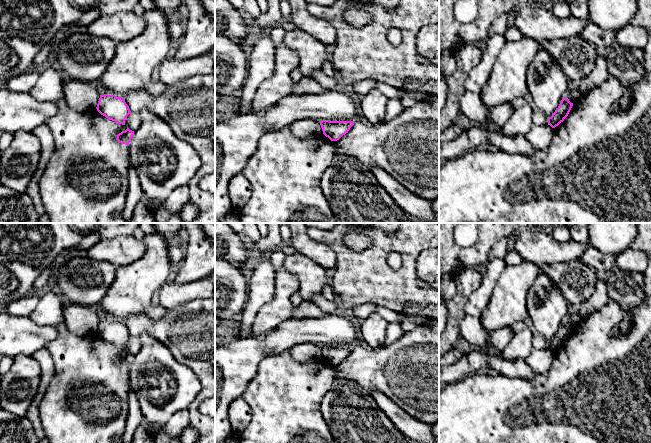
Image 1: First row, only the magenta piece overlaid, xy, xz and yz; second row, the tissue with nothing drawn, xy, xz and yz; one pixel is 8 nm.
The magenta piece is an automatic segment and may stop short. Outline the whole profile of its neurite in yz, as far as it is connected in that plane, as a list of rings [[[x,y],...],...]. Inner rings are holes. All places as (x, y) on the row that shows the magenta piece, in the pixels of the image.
[[[565,96],[552,116],[548,118],[548,125],[552,128],[558,126],[568,116],[572,106],[573,103],[571,103],[567,96]]]

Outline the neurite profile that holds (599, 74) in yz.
[[[598,55],[596,64],[592,72],[587,77],[585,77],[578,85],[581,95],[583,96],[589,94],[600,84],[605,82],[608,77],[609,72],[607,69],[606,58]]]

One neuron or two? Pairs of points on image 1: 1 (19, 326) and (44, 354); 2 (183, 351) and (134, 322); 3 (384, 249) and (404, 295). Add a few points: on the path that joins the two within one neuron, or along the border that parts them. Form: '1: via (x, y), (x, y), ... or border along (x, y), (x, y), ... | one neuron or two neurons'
1: border along (44, 346), (32, 355) | two neurons
2: via (174, 338), (165, 329), (147, 325) | one neuron
3: via (382, 260), (382, 273), (393, 284) | one neuron

